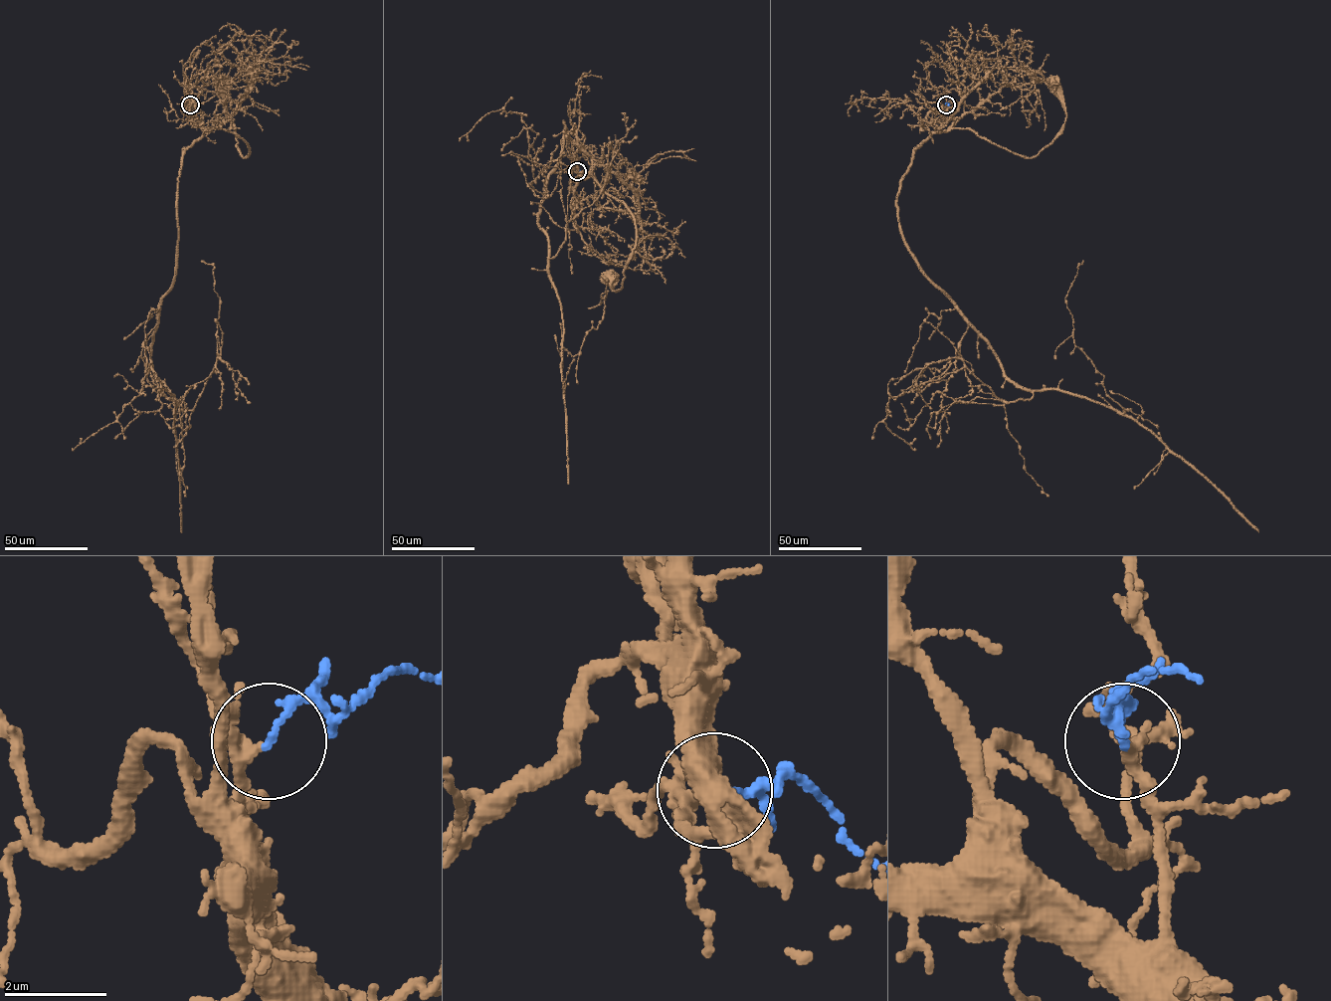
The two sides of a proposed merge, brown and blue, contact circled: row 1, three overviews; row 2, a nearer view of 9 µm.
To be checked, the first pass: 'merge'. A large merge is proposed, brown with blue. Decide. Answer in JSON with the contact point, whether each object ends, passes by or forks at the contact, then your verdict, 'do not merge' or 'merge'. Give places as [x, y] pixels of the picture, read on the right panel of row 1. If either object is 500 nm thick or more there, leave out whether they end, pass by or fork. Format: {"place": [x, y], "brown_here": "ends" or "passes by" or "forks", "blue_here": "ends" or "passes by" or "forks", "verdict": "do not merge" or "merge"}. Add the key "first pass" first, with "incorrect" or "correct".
{"first pass": "correct", "place": [946, 104], "brown_here": "passes by", "blue_here": "ends", "verdict": "merge"}

